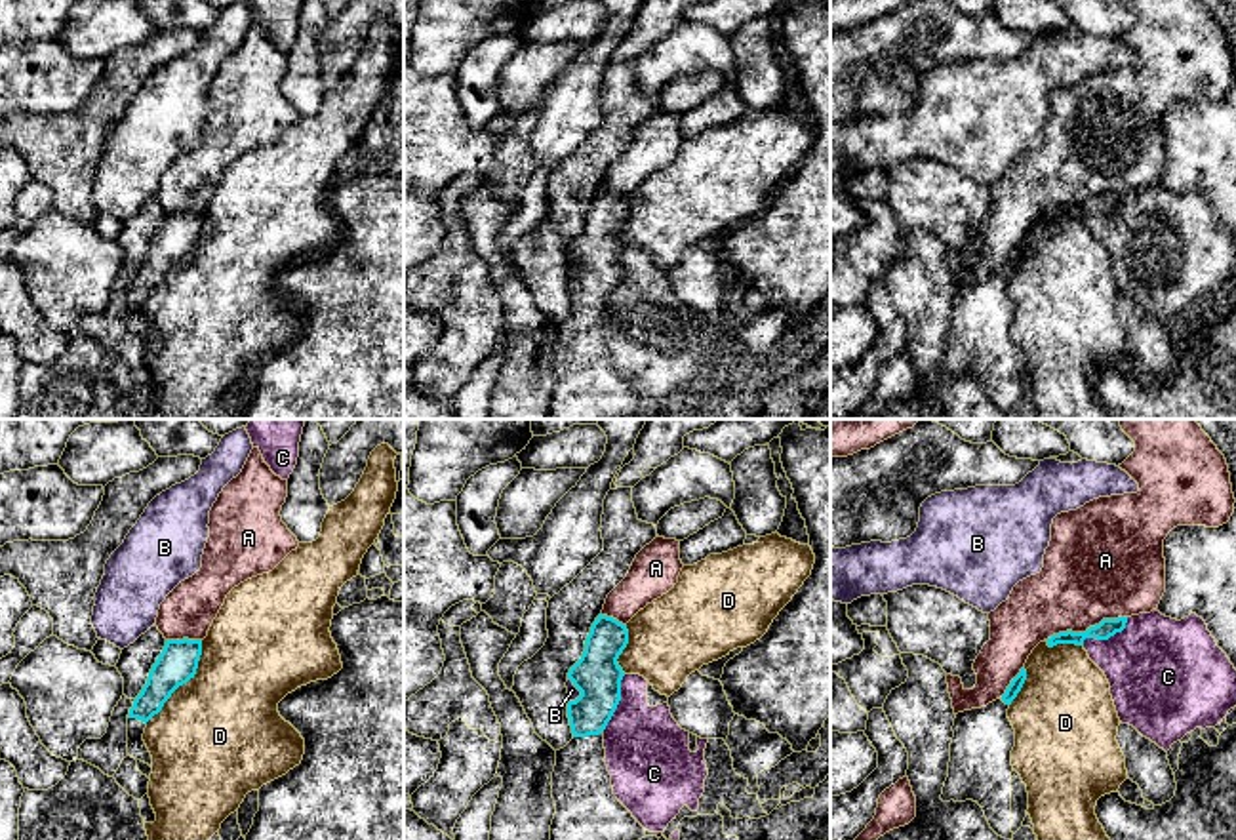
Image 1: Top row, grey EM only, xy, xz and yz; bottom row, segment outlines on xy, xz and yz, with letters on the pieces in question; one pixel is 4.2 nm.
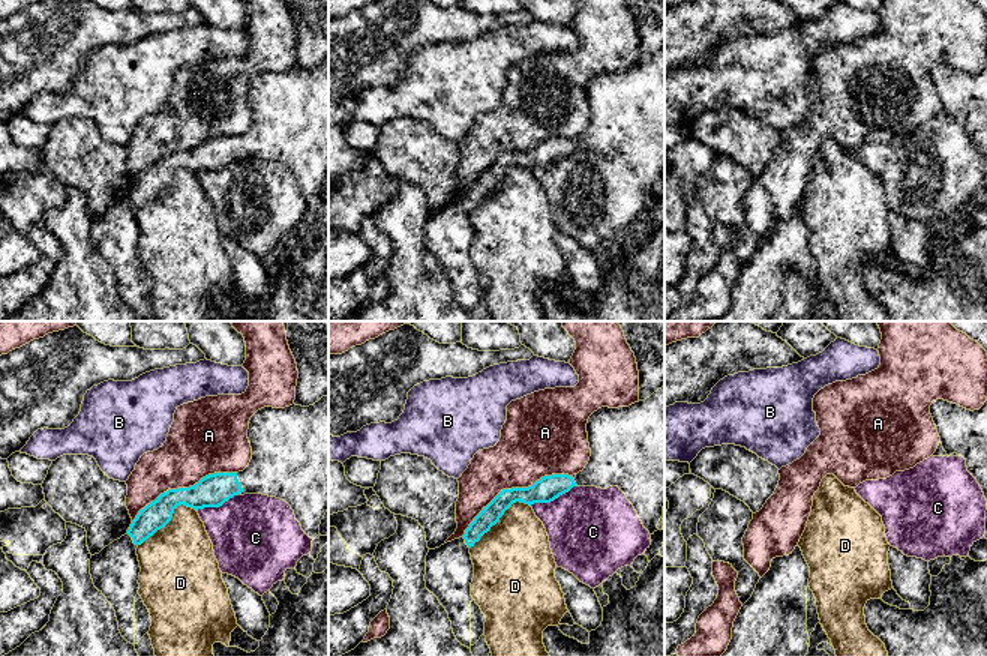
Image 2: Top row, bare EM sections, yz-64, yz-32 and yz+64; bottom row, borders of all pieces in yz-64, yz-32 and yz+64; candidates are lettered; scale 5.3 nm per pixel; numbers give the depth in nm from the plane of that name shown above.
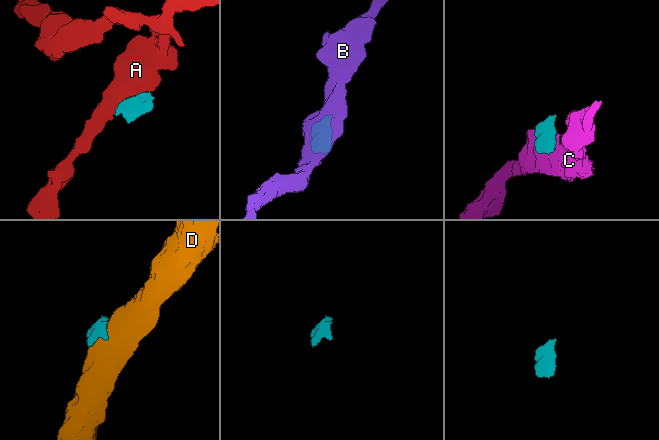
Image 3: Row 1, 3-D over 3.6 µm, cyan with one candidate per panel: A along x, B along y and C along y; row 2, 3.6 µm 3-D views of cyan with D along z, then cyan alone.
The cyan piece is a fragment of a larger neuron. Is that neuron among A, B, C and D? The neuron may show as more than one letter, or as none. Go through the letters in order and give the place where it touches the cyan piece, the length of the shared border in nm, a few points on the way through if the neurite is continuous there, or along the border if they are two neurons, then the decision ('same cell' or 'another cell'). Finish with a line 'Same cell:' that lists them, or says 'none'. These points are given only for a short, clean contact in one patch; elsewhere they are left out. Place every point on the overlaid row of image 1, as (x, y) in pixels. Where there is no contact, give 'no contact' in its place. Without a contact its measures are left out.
A: meets cyan in yz at (1088, 629); contact 360 nm long; another cell
B: meets cyan in xz at (578, 688); contact 110 nm long; border along xz (568, 677), (579, 692), (574, 701); another cell
C: meets cyan in xz at (618, 703); contact 260 nm long; another cell
D: meets cyan in xy at (183, 682); contact 420 nm long; another cell
Same cell: none

